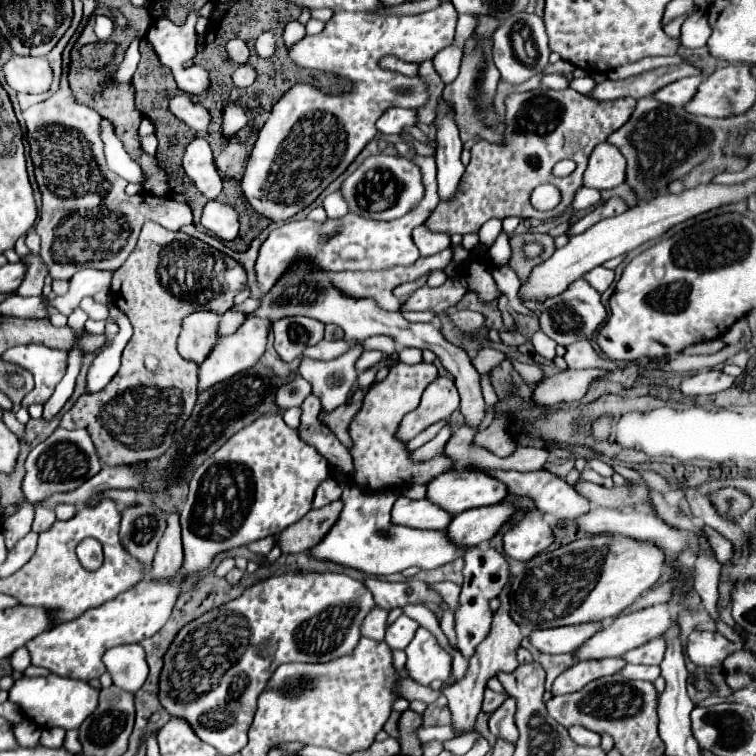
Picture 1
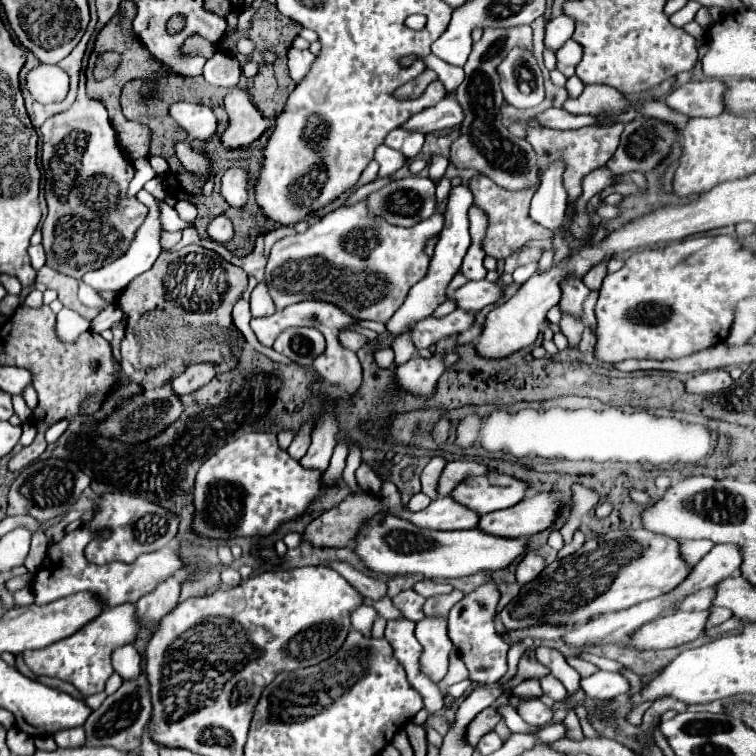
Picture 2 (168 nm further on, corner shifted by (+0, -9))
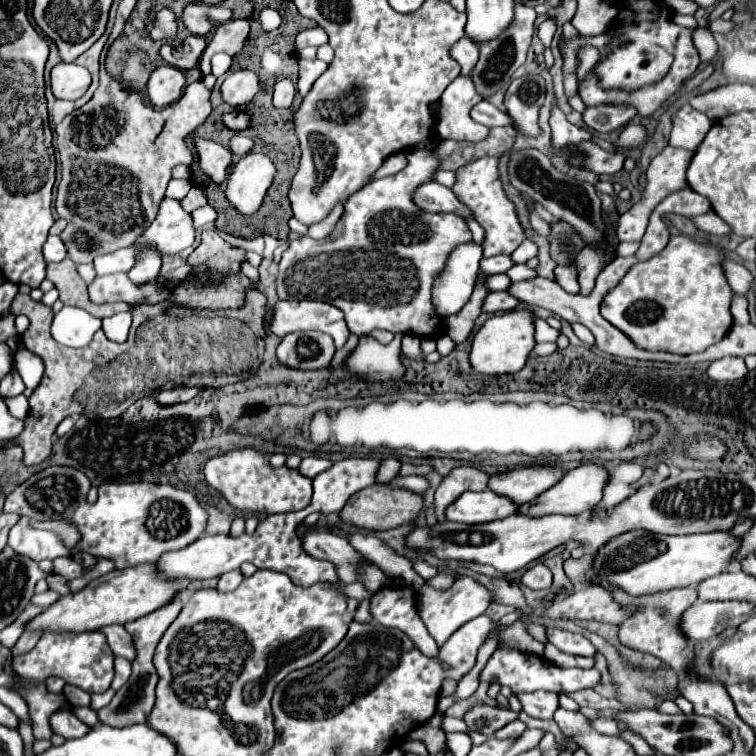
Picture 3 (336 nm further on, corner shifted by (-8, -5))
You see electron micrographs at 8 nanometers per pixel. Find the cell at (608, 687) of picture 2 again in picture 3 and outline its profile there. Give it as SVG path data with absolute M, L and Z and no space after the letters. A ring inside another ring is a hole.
M498 648L492 654L488 664L480 672L478 680L488 682L492 676L498 676L500 686L510 686L512 692L516 692L516 694L520 694L520 692L536 692L536 690L548 690L548 692L556 692L556 694L560 694L560 692L570 694L570 692L584 690L584 688L596 688L602 682L602 674L596 668L590 668L590 670L560 668L556 664L550 664L544 656L522 654L518 650L504 650L504 648Z

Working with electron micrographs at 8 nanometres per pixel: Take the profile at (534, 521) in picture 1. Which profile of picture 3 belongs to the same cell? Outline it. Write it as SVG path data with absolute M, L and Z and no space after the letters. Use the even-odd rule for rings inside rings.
M538 562L524 572L522 584L526 584L532 590L546 590L546 588L552 586L552 572L550 572L548 566Z

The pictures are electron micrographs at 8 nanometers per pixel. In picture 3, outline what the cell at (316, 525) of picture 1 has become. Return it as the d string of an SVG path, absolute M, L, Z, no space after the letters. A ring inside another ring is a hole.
M374 484L350 496L346 506L340 510L340 518L352 526L366 528L366 530L390 530L400 524L412 522L422 508L420 494L412 494L402 488L394 488L390 484Z

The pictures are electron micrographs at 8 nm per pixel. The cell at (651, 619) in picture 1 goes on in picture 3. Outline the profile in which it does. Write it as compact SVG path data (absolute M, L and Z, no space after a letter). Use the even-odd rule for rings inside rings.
M696 602L680 618L682 634L692 640L708 640L730 626L740 626L750 618L752 604L740 602Z

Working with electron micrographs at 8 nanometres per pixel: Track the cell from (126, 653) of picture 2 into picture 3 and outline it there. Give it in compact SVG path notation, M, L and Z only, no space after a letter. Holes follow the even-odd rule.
M118 624L116 626L108 626L102 632L106 634L110 650L114 652L114 656L122 656L128 662L134 662L134 656L136 656L134 642L132 642L130 634L124 630L124 626L118 626Z

